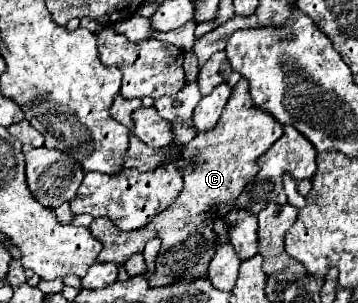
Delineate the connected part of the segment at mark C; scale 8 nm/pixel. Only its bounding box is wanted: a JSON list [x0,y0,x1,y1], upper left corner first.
[90,79,282,287]

